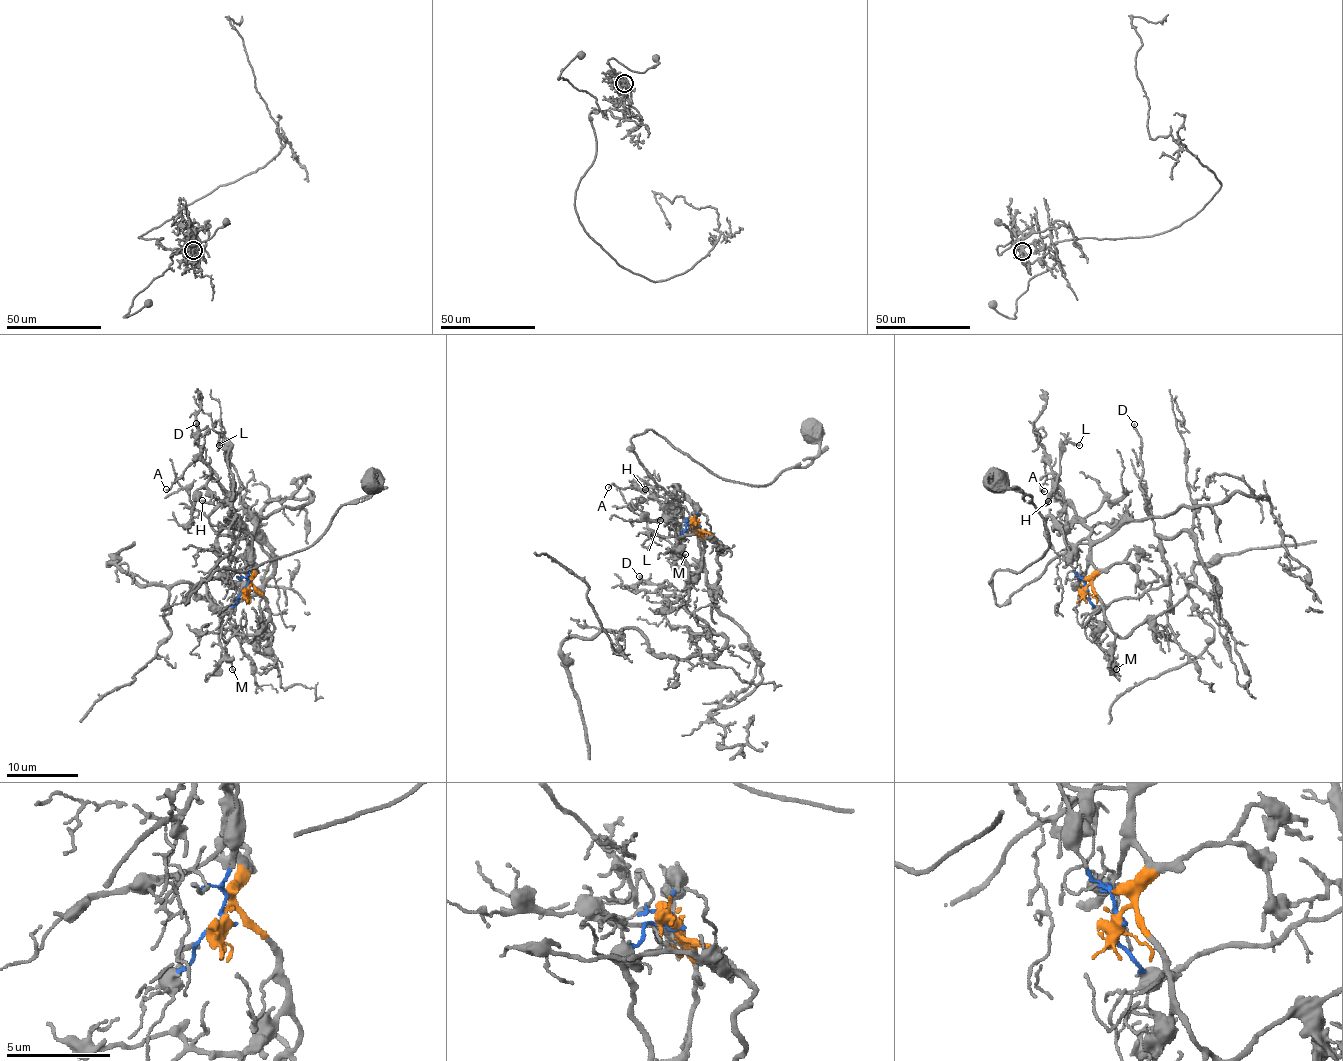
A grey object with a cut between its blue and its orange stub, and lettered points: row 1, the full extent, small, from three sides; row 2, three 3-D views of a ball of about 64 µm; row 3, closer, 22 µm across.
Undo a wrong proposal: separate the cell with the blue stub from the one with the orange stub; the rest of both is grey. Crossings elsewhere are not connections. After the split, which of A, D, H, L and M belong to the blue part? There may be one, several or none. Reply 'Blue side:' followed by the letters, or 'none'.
Blue side: D

